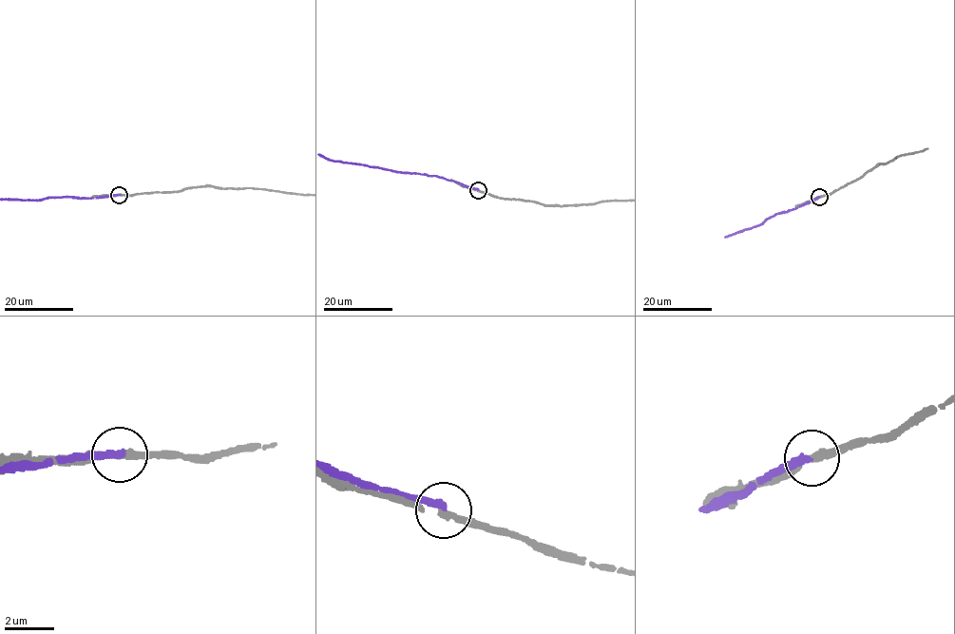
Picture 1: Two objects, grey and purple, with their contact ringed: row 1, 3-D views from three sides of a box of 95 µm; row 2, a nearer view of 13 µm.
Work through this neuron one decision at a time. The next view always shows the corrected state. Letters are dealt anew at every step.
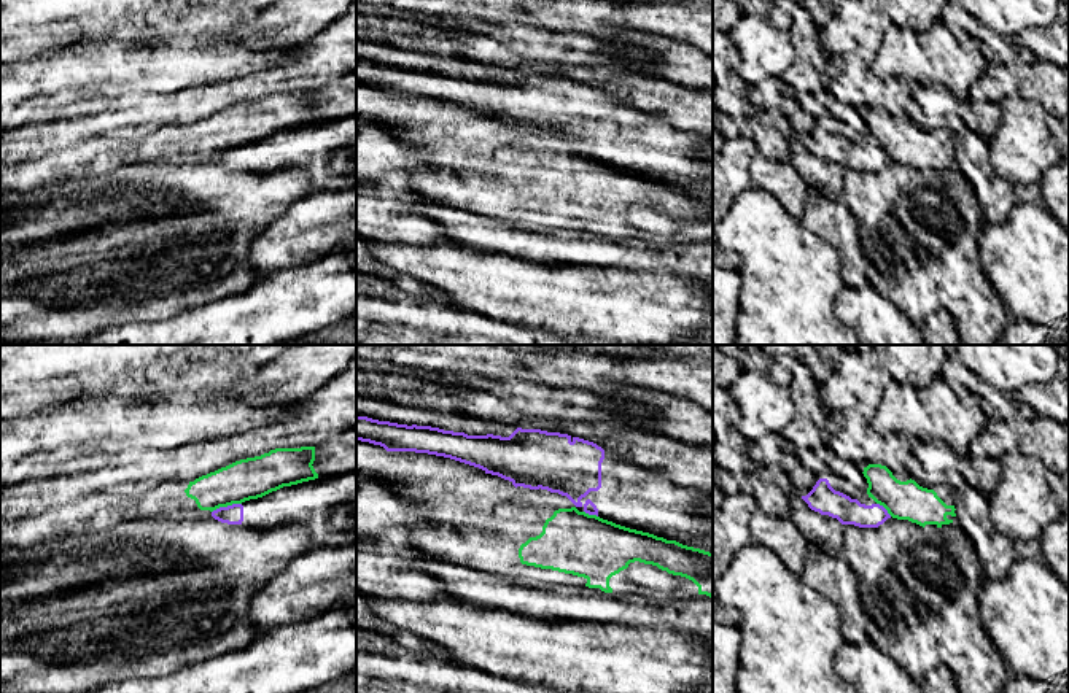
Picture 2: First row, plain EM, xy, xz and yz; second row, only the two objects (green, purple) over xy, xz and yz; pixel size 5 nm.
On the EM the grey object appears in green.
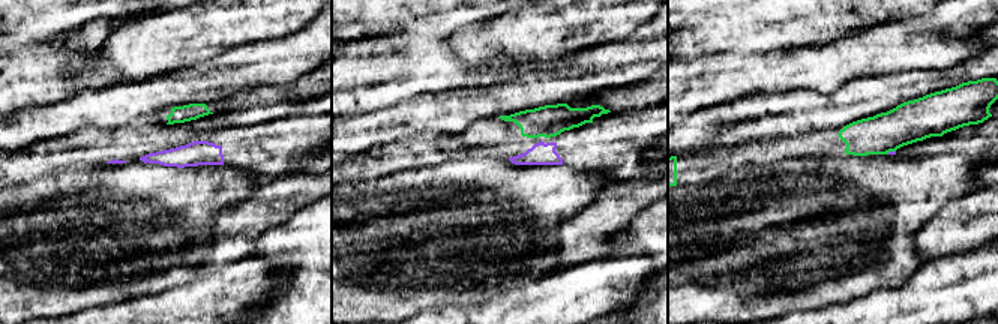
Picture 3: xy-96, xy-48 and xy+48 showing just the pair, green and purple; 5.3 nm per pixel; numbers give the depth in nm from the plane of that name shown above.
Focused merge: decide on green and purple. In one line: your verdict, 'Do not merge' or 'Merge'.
Do not merge

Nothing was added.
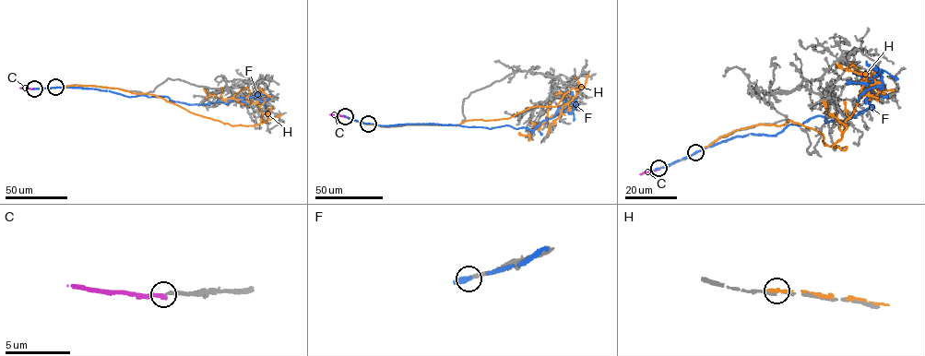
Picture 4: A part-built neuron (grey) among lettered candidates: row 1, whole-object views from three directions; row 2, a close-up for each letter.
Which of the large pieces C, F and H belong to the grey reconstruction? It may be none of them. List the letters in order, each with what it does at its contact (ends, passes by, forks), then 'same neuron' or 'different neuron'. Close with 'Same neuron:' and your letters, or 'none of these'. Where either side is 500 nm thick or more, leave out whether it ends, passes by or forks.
C: it ends; different neuron
F: it ends; different neuron
H: it ends; different neuron
Same neuron: none of these

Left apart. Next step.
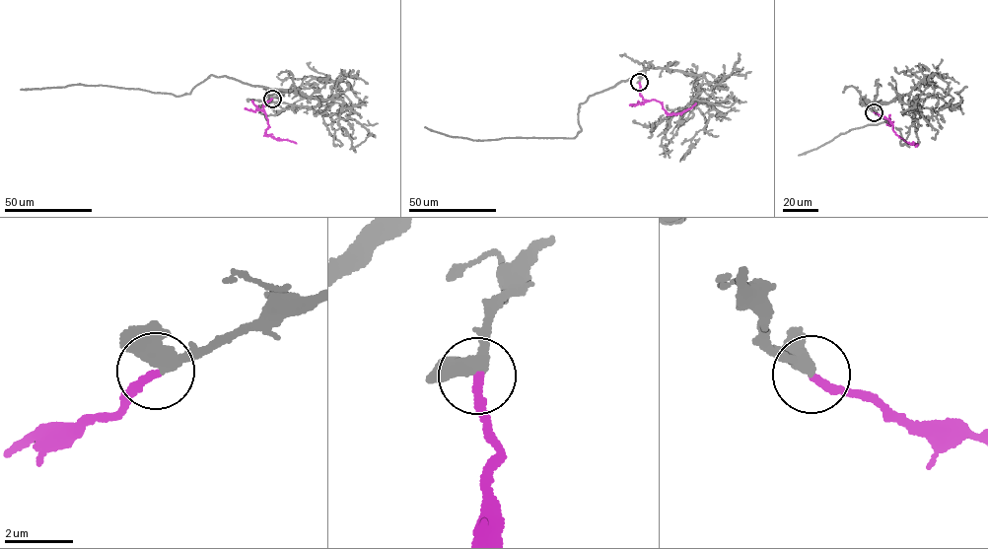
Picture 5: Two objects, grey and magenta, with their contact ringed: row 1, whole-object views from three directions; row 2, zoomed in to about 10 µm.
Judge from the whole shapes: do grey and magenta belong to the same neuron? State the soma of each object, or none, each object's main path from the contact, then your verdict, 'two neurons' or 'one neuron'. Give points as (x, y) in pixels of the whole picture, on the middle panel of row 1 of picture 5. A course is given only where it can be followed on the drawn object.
soma grey none; soma magenta none; course grey (639, 82), (645, 70), (591, 95), (579, 104), (581, 130), (573, 138), (476, 140), (425, 127); course magenta (639, 83), (643, 99), (657, 101), (670, 113), (683, 111), (696, 103); one neuron

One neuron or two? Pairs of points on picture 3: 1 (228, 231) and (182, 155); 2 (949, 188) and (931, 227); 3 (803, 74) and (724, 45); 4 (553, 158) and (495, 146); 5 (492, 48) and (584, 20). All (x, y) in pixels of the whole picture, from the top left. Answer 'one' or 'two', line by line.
1: two
2: two
3: two
4: two
5: one

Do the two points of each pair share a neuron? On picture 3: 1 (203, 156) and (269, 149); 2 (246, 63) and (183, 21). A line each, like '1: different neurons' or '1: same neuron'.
1: same neuron
2: different neurons

